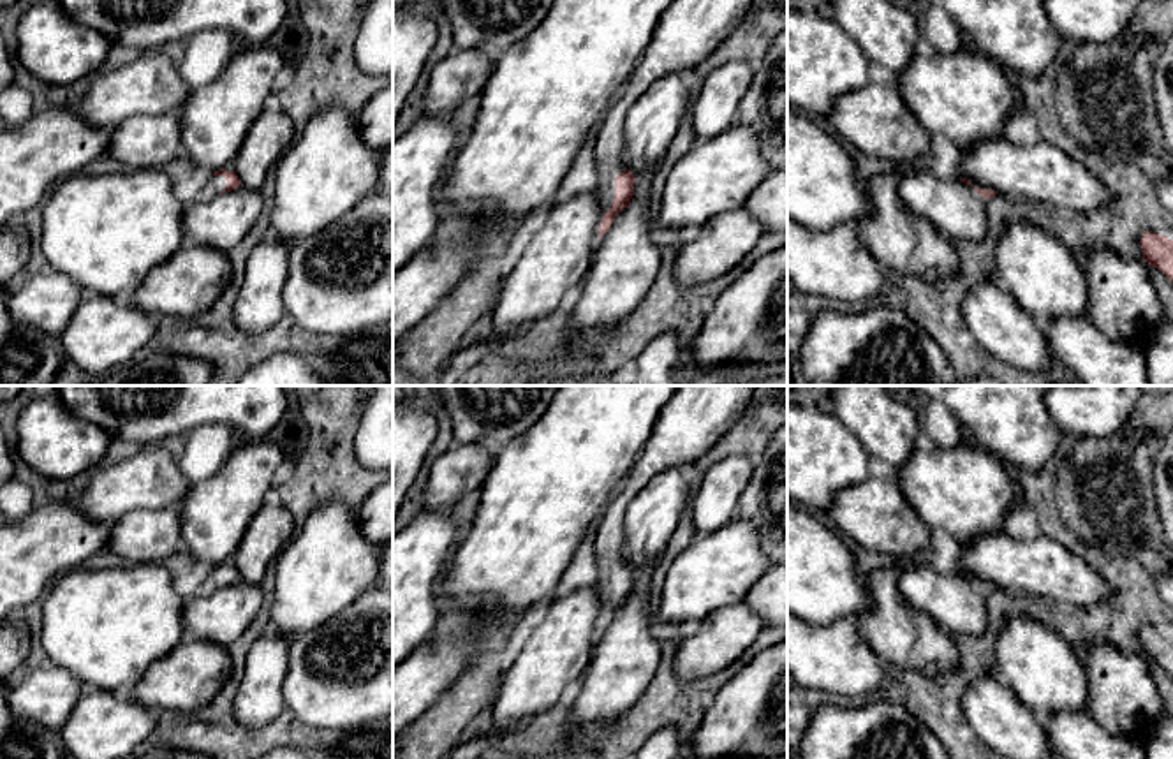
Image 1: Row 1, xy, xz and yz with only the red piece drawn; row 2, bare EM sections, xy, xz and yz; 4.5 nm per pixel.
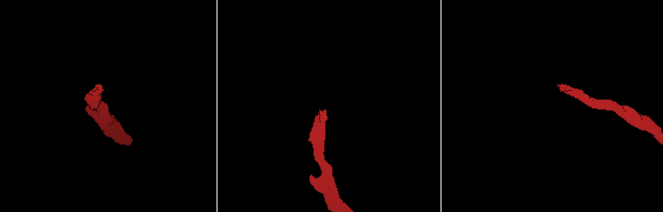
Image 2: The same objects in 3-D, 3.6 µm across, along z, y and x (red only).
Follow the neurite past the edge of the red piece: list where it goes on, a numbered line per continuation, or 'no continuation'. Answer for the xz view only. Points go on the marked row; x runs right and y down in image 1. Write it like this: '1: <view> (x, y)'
1: xz (689, 30)

